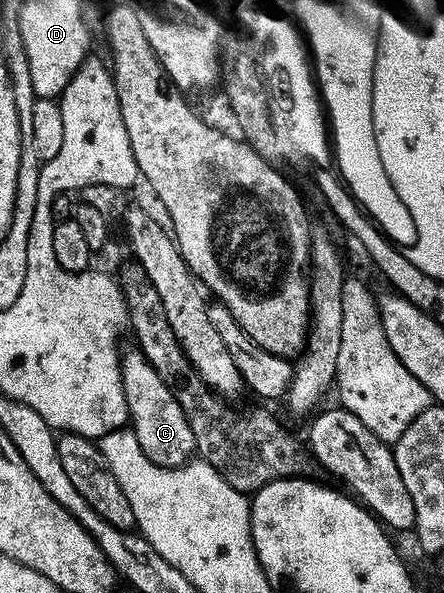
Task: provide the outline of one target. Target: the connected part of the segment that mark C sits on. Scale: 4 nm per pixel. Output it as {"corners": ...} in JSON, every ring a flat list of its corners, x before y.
{"corners":[[133,350,122,356,122,381,128,424,139,440,140,450,156,466,174,468,186,464,196,452,192,428,172,390,143,352]]}

